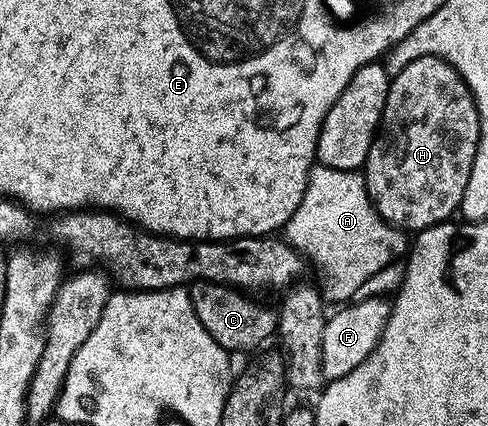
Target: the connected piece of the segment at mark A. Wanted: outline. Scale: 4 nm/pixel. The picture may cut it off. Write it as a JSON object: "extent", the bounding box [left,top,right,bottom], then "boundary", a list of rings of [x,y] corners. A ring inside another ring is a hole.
{"extent":[284,164,410,304],"boundary":[[[321,164],[313,165],[308,172],[306,190],[303,192],[302,202],[298,204],[291,218],[284,227],[287,243],[300,254],[304,255],[320,268],[324,274],[320,291],[325,303],[338,302],[344,304],[351,301],[356,289],[365,280],[390,263],[399,261],[410,248],[409,235],[401,228],[394,228],[388,224],[372,204],[365,180],[361,171],[334,170]]]}

